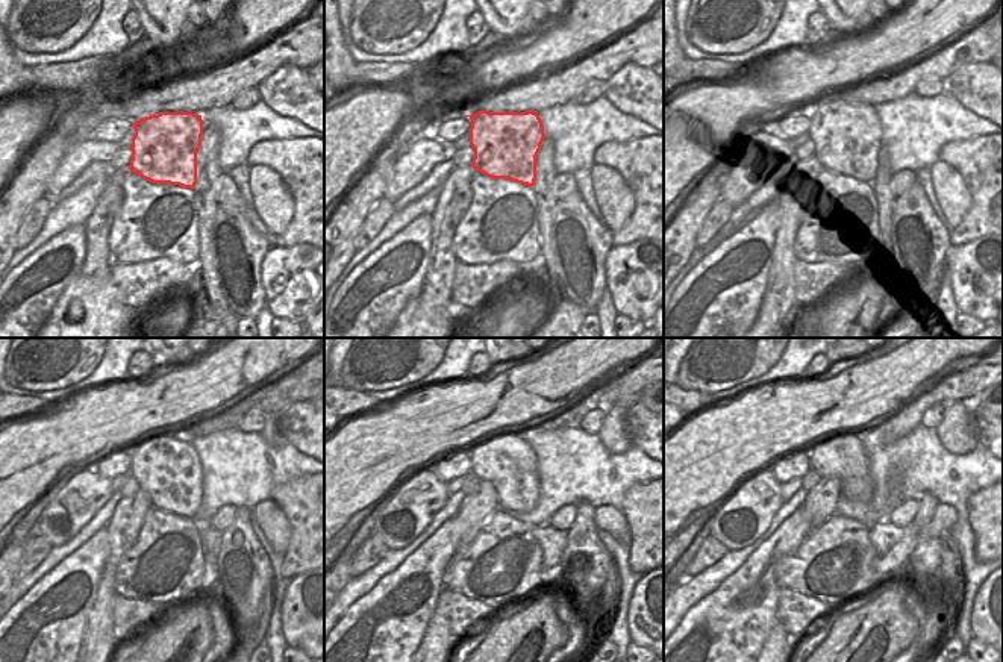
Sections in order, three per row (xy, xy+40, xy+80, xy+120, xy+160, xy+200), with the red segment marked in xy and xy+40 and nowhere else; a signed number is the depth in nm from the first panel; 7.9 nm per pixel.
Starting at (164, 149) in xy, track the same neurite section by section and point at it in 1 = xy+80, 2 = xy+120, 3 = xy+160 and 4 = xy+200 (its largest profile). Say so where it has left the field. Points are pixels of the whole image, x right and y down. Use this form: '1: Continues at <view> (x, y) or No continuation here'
1: Continues at xy+80 (847, 138)
2: Continues at xy+120 (165, 465)
3: Continues at xy+160 (506, 459)
4: Continues at xy+200 (843, 455)

